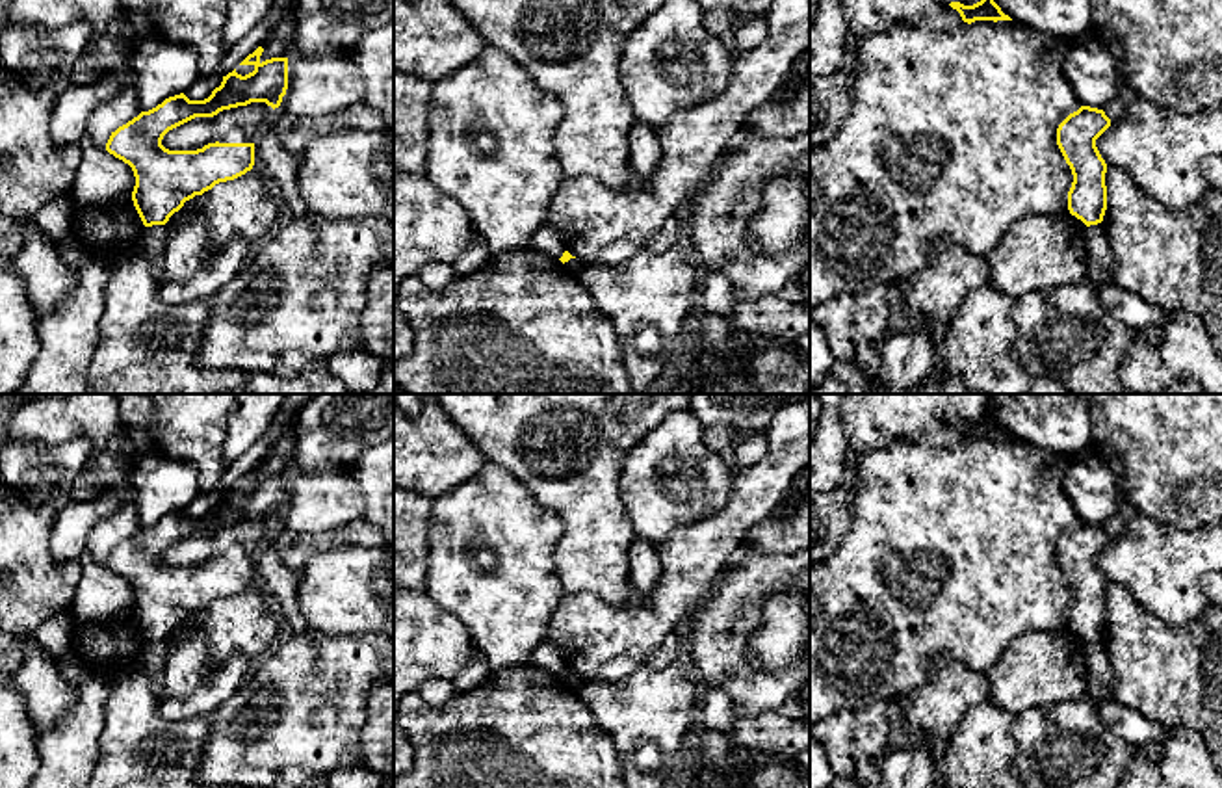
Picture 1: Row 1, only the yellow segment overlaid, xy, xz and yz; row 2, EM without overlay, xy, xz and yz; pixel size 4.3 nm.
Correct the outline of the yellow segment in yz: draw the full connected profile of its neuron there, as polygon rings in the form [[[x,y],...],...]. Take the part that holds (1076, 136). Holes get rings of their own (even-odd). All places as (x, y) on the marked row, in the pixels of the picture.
[[[1081,106],[1057,128],[1057,145],[1073,175],[1068,210],[1086,227],[1101,223],[1107,210],[1107,164],[1096,147],[1096,139],[1109,126],[1111,119],[1103,110]]]

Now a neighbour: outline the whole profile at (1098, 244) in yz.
[[[1103,223],[1086,227],[1092,281],[1099,286],[1112,282],[1112,253]]]

